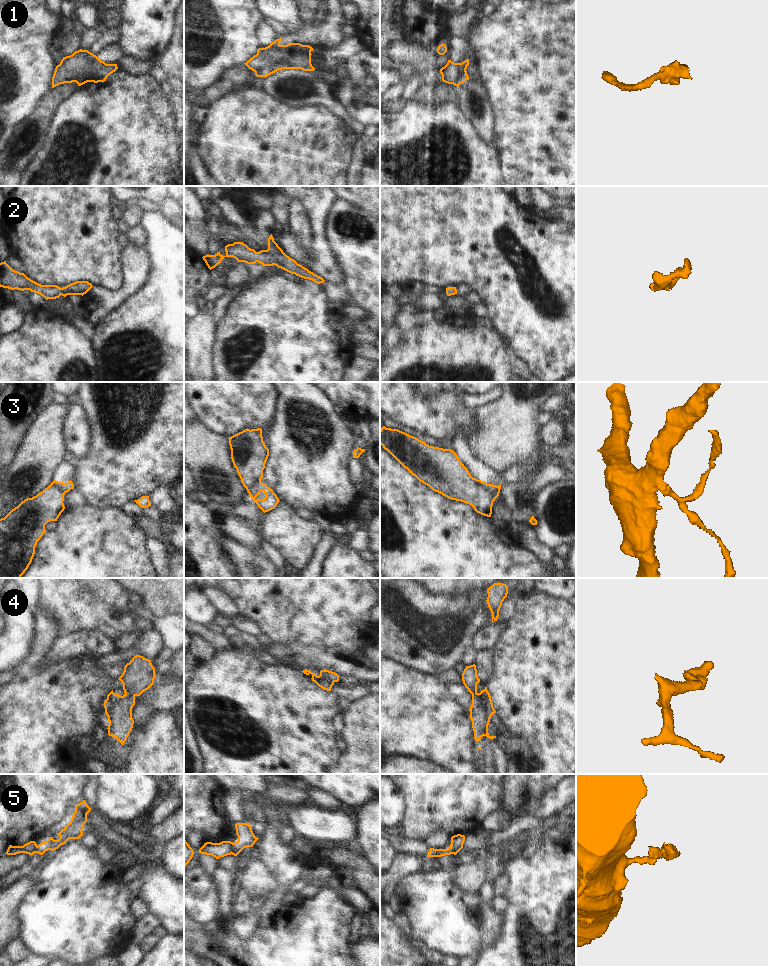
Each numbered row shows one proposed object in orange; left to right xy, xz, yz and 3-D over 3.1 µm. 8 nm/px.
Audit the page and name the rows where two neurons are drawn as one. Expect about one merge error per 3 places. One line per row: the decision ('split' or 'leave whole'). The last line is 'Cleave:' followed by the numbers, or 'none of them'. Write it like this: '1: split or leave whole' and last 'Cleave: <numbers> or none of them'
1: leave whole
2: leave whole
3: split
4: leave whole
5: split
Cleave: 3, 5

